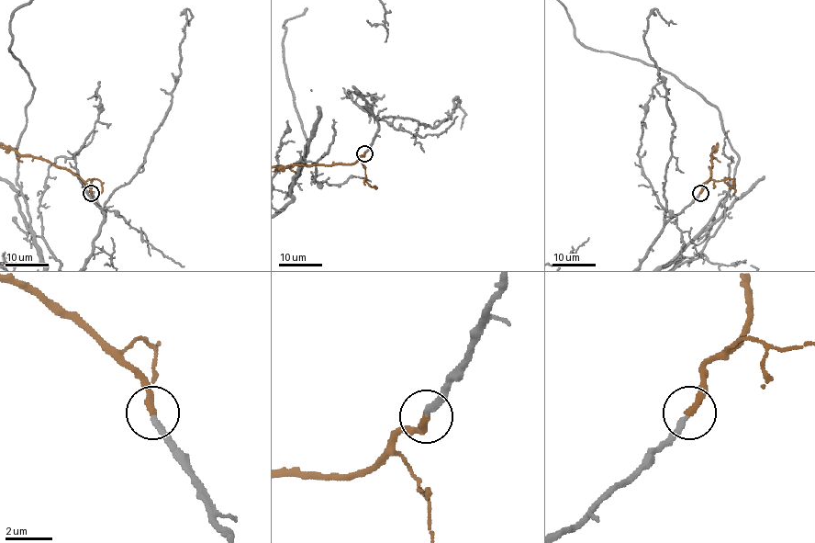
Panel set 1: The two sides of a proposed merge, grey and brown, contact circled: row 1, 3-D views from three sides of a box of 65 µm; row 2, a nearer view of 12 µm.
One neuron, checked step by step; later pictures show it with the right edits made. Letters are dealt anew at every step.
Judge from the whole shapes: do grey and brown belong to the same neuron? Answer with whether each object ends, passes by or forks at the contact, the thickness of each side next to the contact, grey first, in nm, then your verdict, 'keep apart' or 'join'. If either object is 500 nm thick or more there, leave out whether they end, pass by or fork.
grey ends; brown ends; calibres 260 and 320 nm; join

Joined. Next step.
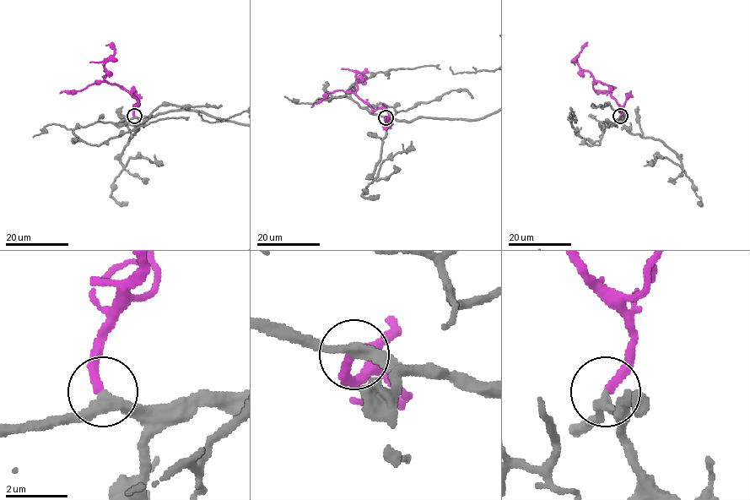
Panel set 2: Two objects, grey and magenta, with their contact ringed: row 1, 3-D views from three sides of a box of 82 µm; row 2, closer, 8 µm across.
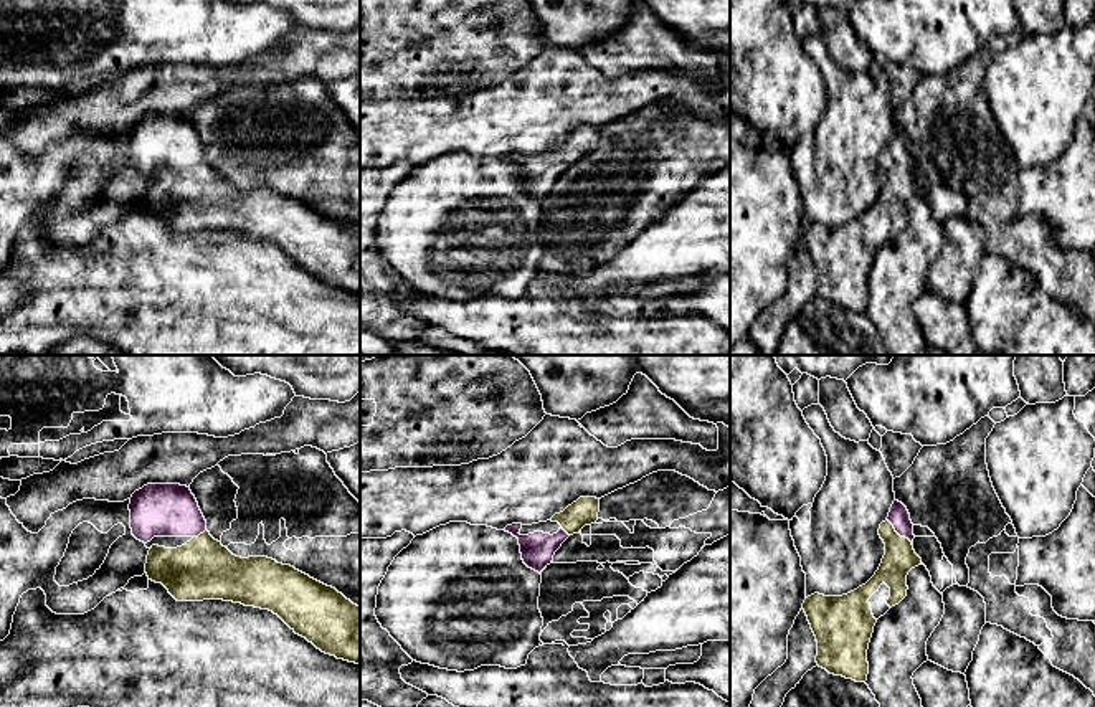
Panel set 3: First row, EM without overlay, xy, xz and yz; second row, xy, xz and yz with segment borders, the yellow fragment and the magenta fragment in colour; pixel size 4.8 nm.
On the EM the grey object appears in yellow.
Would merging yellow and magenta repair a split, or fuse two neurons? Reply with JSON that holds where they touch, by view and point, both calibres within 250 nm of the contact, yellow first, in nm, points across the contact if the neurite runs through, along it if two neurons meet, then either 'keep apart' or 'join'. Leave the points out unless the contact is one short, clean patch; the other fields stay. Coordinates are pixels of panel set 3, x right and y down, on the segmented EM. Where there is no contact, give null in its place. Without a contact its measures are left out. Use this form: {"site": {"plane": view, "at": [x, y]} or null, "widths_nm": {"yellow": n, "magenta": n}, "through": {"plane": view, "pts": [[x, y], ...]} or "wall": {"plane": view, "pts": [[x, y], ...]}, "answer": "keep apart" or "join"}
{"site": {"plane": "yz", "at": [897, 534]}, "widths_nm": {"yellow": 150, "magenta": 100}, "through": {"plane": "yz", "pts": [[899, 559], [897, 534], [899, 517]]}, "answer": "join"}

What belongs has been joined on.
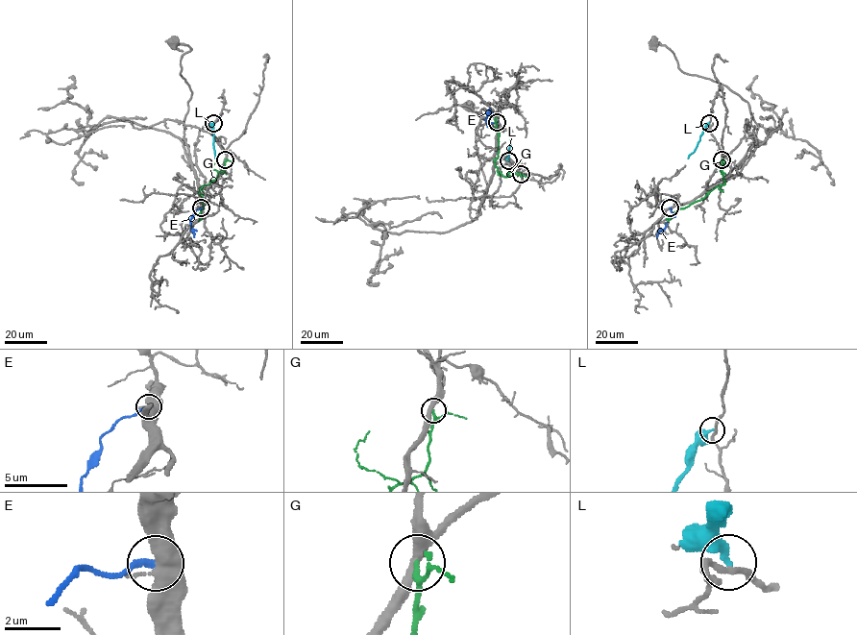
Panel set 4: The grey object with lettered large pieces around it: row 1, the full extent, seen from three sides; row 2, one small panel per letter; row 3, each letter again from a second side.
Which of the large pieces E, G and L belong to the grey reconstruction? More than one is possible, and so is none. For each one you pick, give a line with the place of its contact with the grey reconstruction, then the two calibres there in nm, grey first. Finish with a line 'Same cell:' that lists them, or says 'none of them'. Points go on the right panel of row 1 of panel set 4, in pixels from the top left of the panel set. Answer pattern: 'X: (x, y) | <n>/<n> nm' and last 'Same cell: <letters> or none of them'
Same cell: none of them

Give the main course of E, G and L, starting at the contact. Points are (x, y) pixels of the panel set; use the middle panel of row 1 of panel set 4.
E: (497, 122), (489, 125), (485, 121), (489, 109)
G: (521, 174), (504, 177), (495, 165), (499, 135), (494, 119)
L: (508, 160), (510, 139)

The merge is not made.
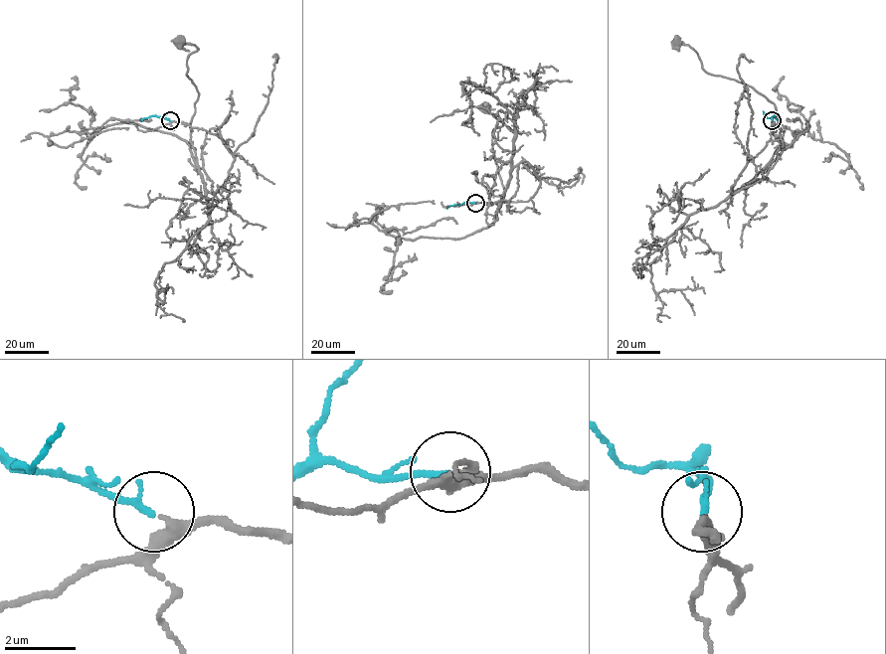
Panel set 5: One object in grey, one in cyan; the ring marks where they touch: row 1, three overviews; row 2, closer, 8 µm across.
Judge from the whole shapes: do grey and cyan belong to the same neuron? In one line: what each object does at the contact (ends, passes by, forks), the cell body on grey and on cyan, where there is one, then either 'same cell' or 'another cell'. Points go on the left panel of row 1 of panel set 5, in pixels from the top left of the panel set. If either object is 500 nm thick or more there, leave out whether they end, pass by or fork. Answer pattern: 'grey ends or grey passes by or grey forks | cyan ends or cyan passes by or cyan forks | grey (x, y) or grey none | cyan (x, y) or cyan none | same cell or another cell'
grey passes by | cyan ends | grey (179, 43) | cyan none | same cell

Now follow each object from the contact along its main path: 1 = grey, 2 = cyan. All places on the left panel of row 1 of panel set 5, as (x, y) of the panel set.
1: (170, 121), (227, 144), (234, 160), (215, 192), (190, 141), (199, 93), (187, 62), (197, 48), (178, 42)
2: (170, 120), (155, 115), (140, 120)

